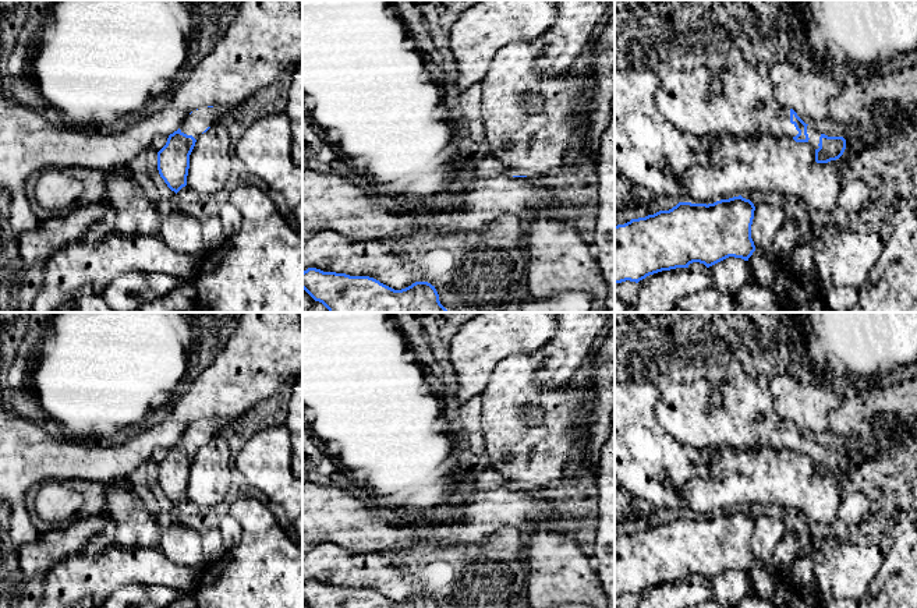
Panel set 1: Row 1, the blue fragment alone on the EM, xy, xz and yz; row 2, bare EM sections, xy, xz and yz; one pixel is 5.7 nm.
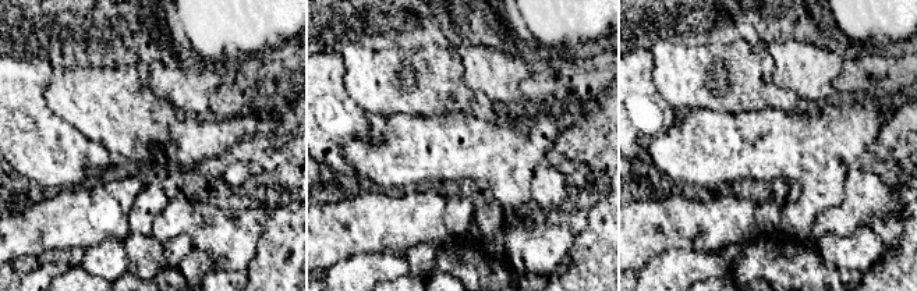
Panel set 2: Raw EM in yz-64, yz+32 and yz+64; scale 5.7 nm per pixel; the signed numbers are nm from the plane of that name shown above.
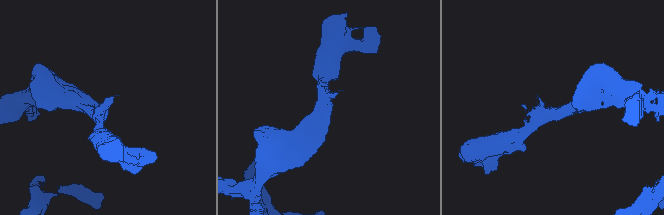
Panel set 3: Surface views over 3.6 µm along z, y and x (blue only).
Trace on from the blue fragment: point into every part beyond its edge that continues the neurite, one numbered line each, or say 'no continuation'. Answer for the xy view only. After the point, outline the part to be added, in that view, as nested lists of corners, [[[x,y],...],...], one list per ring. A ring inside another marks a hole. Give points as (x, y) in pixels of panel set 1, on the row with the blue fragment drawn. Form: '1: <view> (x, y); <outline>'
1: xy (198, 120); [[[213,106],[194,110],[180,127],[181,132],[195,139],[210,126],[219,121],[229,121],[240,116],[238,107]]]

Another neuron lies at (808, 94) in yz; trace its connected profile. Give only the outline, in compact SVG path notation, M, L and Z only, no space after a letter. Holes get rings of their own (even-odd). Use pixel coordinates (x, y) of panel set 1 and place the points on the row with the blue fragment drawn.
M771 56L764 68L772 84L775 100L793 109L806 124L829 119L829 102L846 93L833 77L832 68L806 71L792 64L786 56Z

